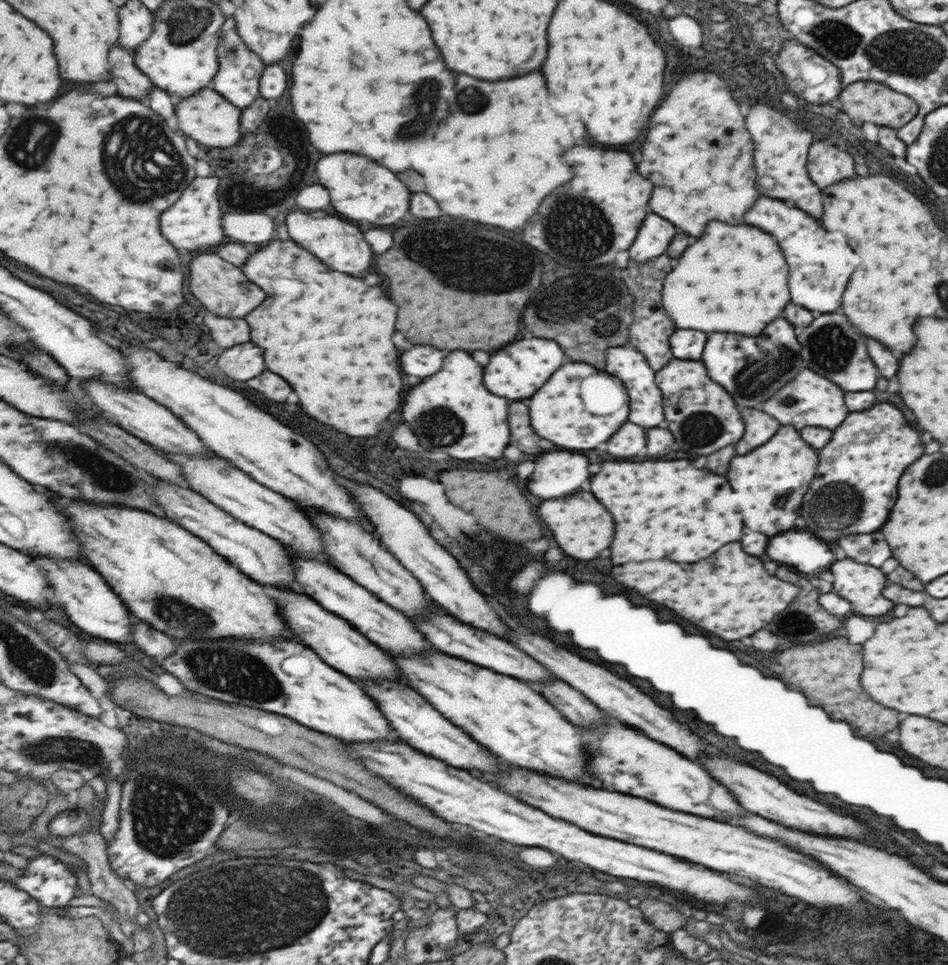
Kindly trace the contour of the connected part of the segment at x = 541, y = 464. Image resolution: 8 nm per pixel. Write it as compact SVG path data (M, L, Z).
M547 452L535 458L535 470L527 480L527 490L539 498L563 498L581 490L581 486L589 480L587 458L571 452Z

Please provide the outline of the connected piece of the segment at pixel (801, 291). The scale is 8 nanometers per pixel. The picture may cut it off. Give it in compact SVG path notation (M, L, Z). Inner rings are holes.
M761 198L757 200L757 208L749 212L749 224L761 228L769 236L773 236L785 256L785 262L789 266L789 294L791 302L815 310L815 312L833 312L841 306L841 294L845 290L845 284L859 264L859 258L845 242L845 236L825 232L813 218L809 218L805 212L797 208L789 208L779 200Z

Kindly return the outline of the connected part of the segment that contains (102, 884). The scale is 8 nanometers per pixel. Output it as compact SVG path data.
M93 832L93 834L87 834L87 836L69 836L65 840L65 850L71 850L73 854L81 856L85 862L87 862L87 876L91 880L91 890L93 890L93 896L99 896L103 898L105 902L111 902L115 904L123 916L129 916L129 918L135 918L139 914L139 902L137 902L137 896L131 888L131 884L127 884L119 872L113 870L113 864L111 864L111 854L109 854L109 846L105 844L105 838L99 836L99 832Z

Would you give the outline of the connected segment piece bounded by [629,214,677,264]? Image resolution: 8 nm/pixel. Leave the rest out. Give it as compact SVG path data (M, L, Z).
M655 214L649 216L649 220L645 220L645 228L641 228L641 236L637 236L637 244L629 248L631 262L645 264L663 256L665 246L671 242L675 232L677 228L673 228L667 220Z

